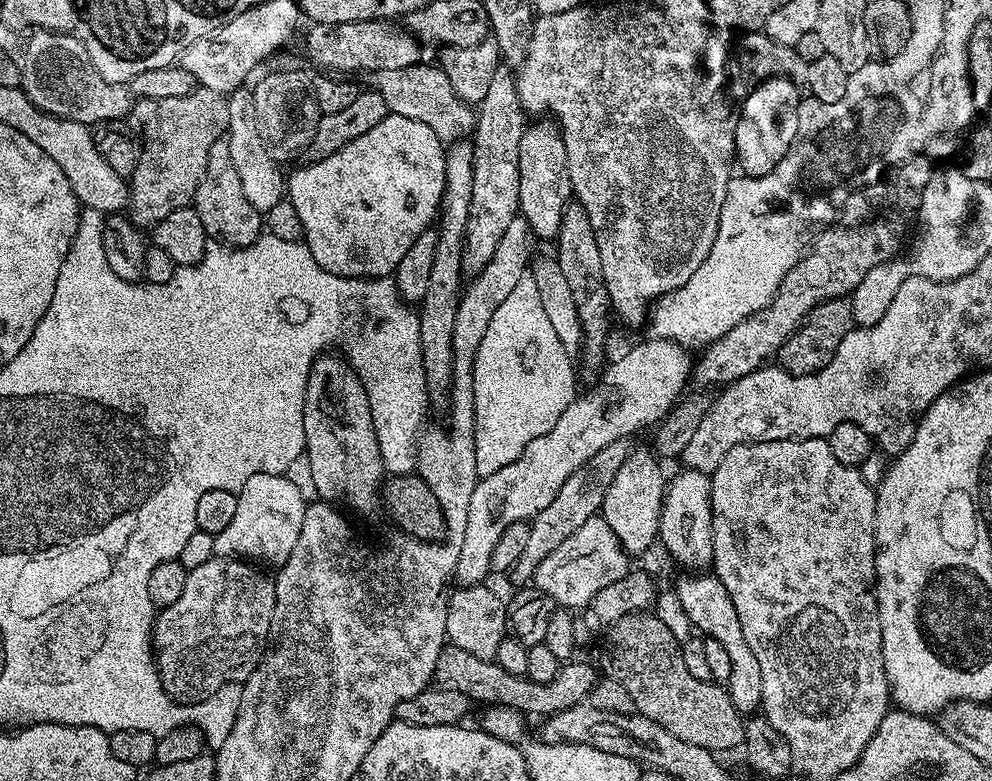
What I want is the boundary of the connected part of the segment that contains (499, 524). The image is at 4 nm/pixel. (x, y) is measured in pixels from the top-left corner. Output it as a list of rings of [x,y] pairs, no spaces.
[[[655,338],[648,339],[649,341],[646,344],[636,344],[633,346],[632,349],[629,350],[628,353],[625,354],[625,356],[620,356],[617,358],[616,361],[609,363],[607,367],[605,367],[604,371],[600,373],[598,379],[591,385],[592,388],[589,390],[589,392],[581,391],[579,395],[577,395],[571,402],[570,406],[566,406],[566,410],[562,410],[562,414],[558,418],[558,422],[554,422],[554,426],[550,430],[546,430],[546,434],[542,434],[542,438],[534,438],[534,442],[530,442],[527,444],[527,446],[520,452],[520,456],[514,461],[510,462],[506,466],[502,466],[502,470],[494,470],[494,474],[490,474],[489,476],[481,476],[476,481],[476,485],[474,486],[474,494],[470,494],[470,515],[466,517],[466,538],[462,538],[462,554],[458,554],[458,566],[456,567],[456,574],[454,577],[455,583],[457,585],[463,586],[466,584],[483,584],[485,581],[487,581],[489,578],[487,576],[490,576],[490,573],[492,572],[492,555],[494,554],[494,546],[498,546],[498,538],[502,538],[502,534],[511,526],[511,524],[523,524],[525,522],[531,521],[533,516],[537,516],[542,510],[546,510],[546,506],[550,506],[550,502],[554,502],[554,494],[558,494],[558,490],[562,490],[562,482],[566,482],[566,478],[570,478],[570,474],[574,474],[574,470],[578,470],[581,466],[583,466],[586,462],[590,462],[590,458],[594,458],[594,454],[598,454],[598,450],[602,450],[602,446],[610,446],[610,442],[618,442],[619,440],[623,440],[625,438],[632,438],[632,435],[635,434],[635,432],[640,432],[643,430],[643,428],[651,429],[653,426],[660,423],[661,420],[663,420],[665,414],[672,409],[672,407],[675,406],[677,400],[681,399],[685,395],[686,389],[684,387],[687,386],[688,380],[690,384],[690,377],[693,375],[694,372],[694,360],[691,356],[689,349],[684,348],[680,344],[674,343],[673,340],[657,340]]]

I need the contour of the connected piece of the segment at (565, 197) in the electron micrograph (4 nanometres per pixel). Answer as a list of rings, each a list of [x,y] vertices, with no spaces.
[[[540,118],[537,124],[529,123],[522,134],[522,146],[518,150],[518,202],[519,215],[524,217],[532,227],[532,233],[537,241],[555,241],[558,230],[562,226],[562,214],[573,199],[570,170],[566,158],[566,142],[560,133],[560,126],[552,118]]]

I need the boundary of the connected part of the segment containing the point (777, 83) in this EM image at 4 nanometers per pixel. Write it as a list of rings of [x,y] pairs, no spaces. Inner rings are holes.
[[[771,76],[768,80],[759,81],[753,87],[756,89],[745,98],[744,105],[742,103],[739,105],[734,160],[743,175],[765,176],[770,174],[770,170],[774,170],[774,166],[778,166],[778,162],[782,162],[786,150],[790,150],[790,146],[798,134],[798,106],[802,99],[802,92],[800,93],[796,89],[796,84],[795,79],[787,76]]]

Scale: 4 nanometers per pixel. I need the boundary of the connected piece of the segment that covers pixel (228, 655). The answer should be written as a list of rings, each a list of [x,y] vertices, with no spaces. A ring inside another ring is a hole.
[[[215,555],[211,560],[202,562],[202,566],[194,566],[188,569],[186,586],[182,586],[182,594],[178,598],[178,602],[159,609],[159,611],[155,613],[154,623],[152,625],[152,650],[156,661],[156,671],[160,674],[160,680],[164,683],[164,688],[170,688],[176,692],[177,695],[185,695],[186,698],[204,696],[205,693],[212,692],[213,688],[216,688],[216,685],[220,685],[221,681],[224,681],[225,678],[232,681],[233,684],[240,684],[247,680],[250,673],[260,665],[260,658],[266,651],[270,622],[274,618],[276,581],[271,575],[263,576],[256,568],[259,567],[253,566],[251,563],[245,562],[240,558]]]

